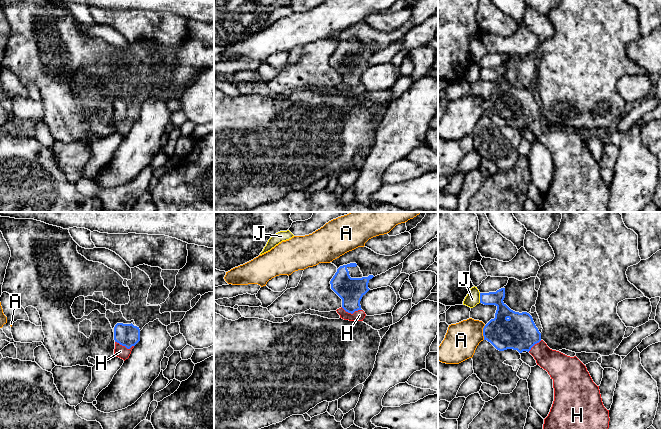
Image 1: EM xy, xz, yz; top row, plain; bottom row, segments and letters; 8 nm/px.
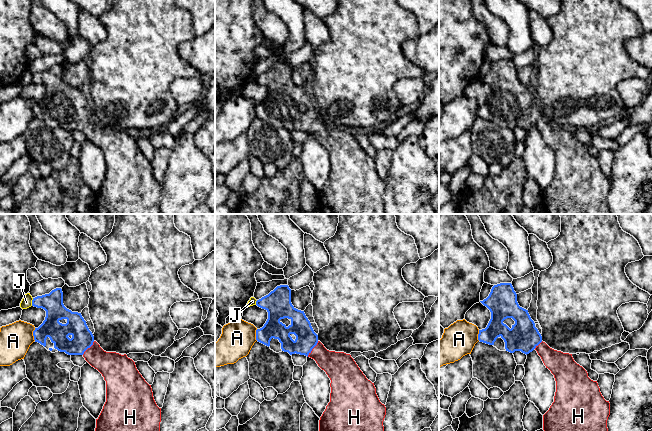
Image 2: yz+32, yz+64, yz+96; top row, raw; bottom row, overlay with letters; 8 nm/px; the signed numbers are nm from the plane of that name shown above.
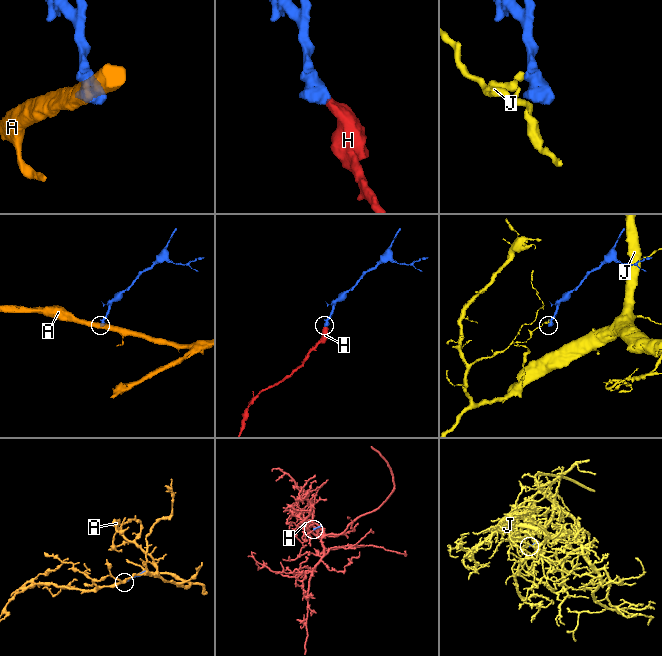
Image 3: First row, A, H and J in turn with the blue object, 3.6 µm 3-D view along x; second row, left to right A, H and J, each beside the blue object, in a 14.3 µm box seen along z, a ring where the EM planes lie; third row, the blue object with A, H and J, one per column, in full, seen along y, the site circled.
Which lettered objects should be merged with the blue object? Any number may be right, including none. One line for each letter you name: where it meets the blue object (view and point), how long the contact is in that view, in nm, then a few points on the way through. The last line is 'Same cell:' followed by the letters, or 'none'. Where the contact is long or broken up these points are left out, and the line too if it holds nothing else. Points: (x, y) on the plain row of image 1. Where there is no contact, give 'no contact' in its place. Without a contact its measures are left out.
H: meets blue in xz at (351, 89); contact 170 nm long; runs through xz (351, 66), (351, 89), (359, 91)
Same cell: H

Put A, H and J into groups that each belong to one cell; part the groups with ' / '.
A / H / J

